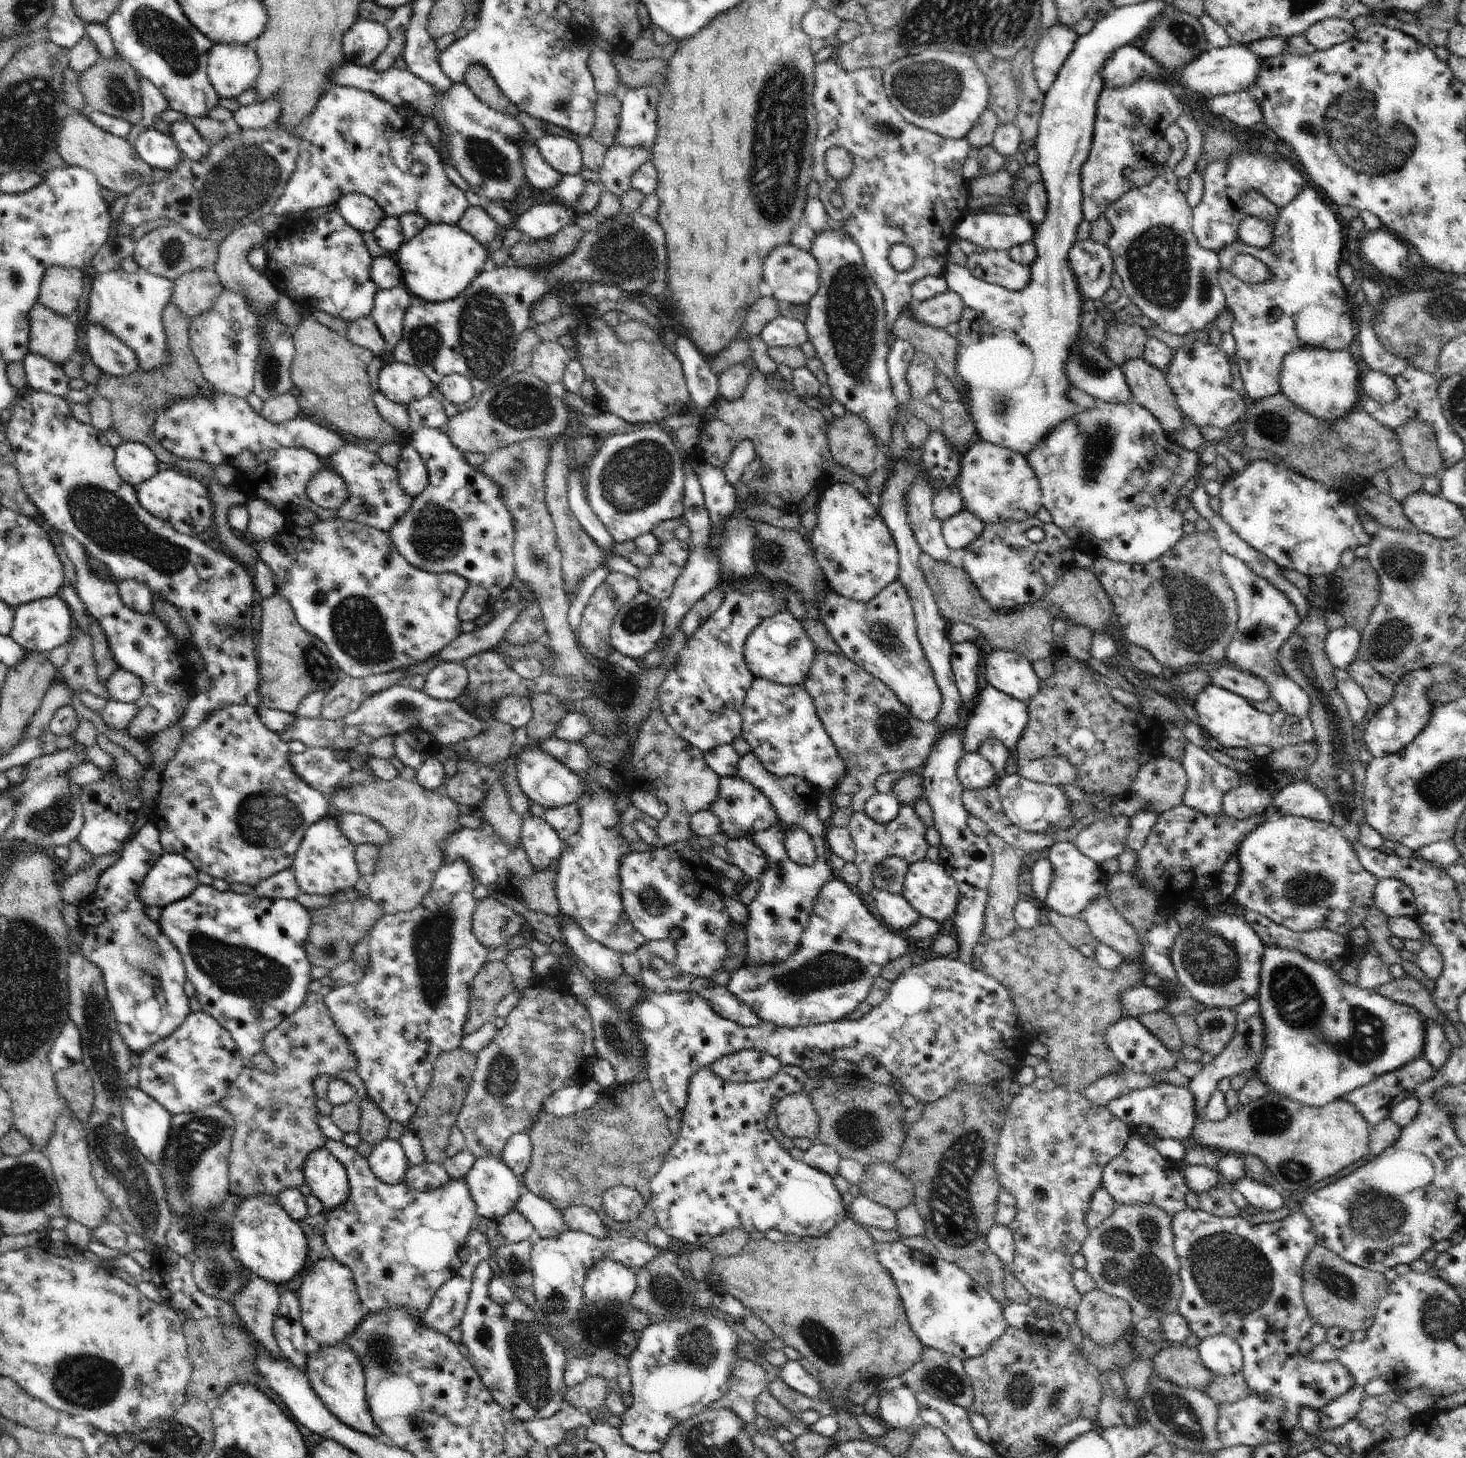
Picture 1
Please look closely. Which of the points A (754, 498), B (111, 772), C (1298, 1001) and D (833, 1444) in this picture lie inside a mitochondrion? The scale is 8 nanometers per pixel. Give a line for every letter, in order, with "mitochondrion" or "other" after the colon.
A: other
B: other
C: mitochondrion
D: other

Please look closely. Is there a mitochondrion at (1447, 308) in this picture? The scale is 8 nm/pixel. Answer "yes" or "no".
yes

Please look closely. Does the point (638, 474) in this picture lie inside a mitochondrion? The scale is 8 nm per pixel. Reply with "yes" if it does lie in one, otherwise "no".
yes

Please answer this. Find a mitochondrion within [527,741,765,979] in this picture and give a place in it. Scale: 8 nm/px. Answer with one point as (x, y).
(650, 900)

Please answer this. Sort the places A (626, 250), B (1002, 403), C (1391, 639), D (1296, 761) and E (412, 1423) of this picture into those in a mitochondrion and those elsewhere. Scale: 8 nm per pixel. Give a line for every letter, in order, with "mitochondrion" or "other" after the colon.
A: mitochondrion
B: mitochondrion
C: mitochondrion
D: other
E: mitochondrion

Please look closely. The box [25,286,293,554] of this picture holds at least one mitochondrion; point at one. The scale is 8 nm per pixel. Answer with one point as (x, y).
(271, 364)

